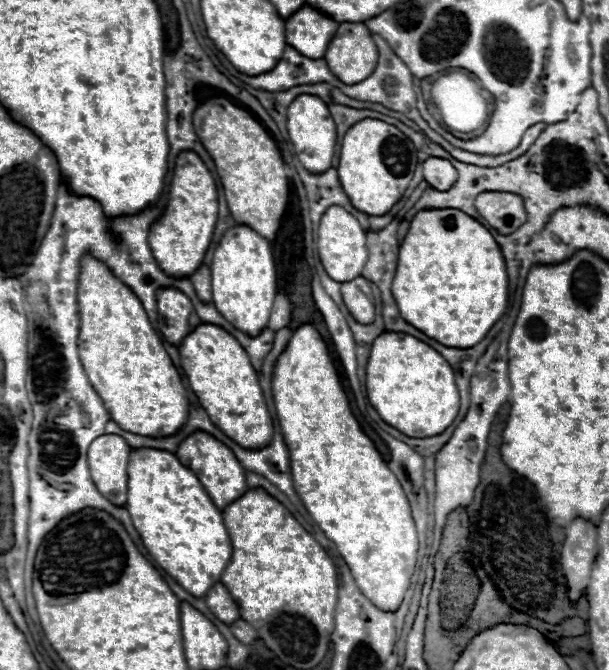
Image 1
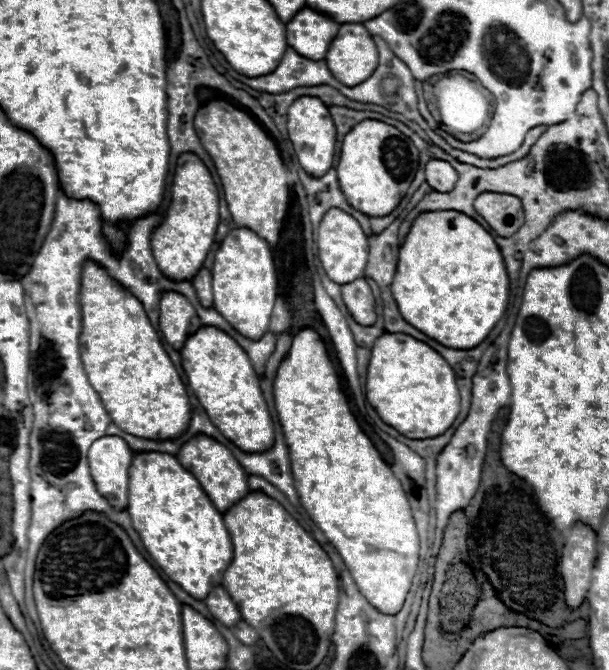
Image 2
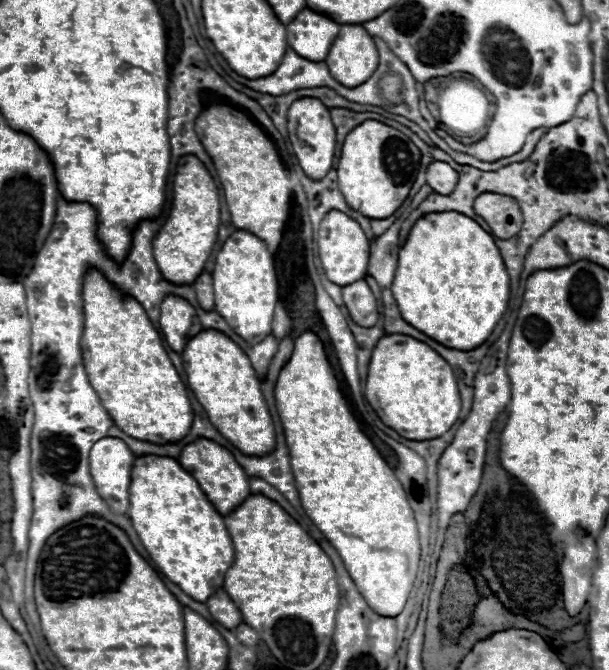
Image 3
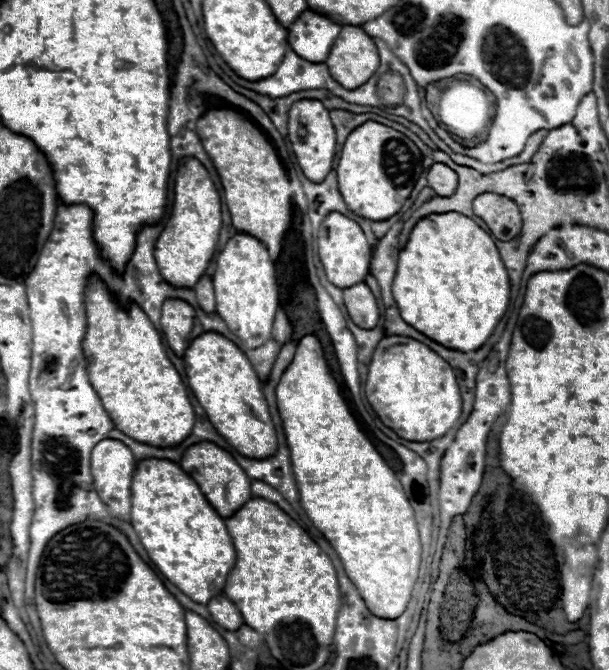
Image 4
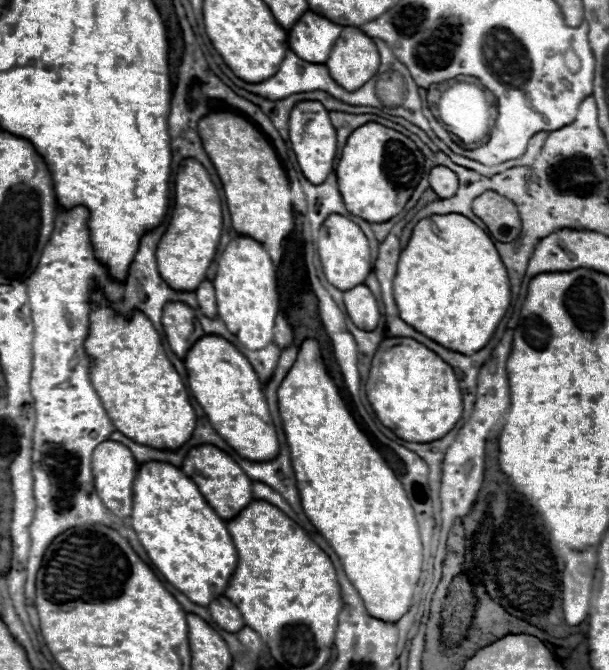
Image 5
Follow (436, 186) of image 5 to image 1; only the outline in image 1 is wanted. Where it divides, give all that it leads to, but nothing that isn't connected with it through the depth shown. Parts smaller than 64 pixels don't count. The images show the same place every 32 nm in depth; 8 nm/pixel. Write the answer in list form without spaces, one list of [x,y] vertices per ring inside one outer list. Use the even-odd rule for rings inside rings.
[[[428,158],[424,162],[424,180],[440,190],[440,192],[446,192],[448,188],[452,188],[452,184],[456,182],[458,174],[454,170],[454,166],[448,162],[448,160],[442,160],[442,158]]]

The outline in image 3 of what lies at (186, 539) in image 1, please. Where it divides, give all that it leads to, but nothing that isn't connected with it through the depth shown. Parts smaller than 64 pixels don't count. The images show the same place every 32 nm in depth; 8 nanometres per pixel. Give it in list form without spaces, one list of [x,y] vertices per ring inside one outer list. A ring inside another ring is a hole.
[[[142,456],[134,460],[130,484],[130,520],[160,572],[196,602],[206,602],[224,584],[234,546],[224,518],[200,490],[198,482],[172,458]]]

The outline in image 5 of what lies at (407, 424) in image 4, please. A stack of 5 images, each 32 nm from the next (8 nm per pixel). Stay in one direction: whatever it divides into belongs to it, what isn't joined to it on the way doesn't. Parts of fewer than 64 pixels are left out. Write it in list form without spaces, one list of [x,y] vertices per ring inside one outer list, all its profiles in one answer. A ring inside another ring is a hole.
[[[412,338],[382,340],[372,360],[366,396],[376,418],[402,440],[430,444],[448,434],[460,420],[464,404],[458,378],[438,354]]]

